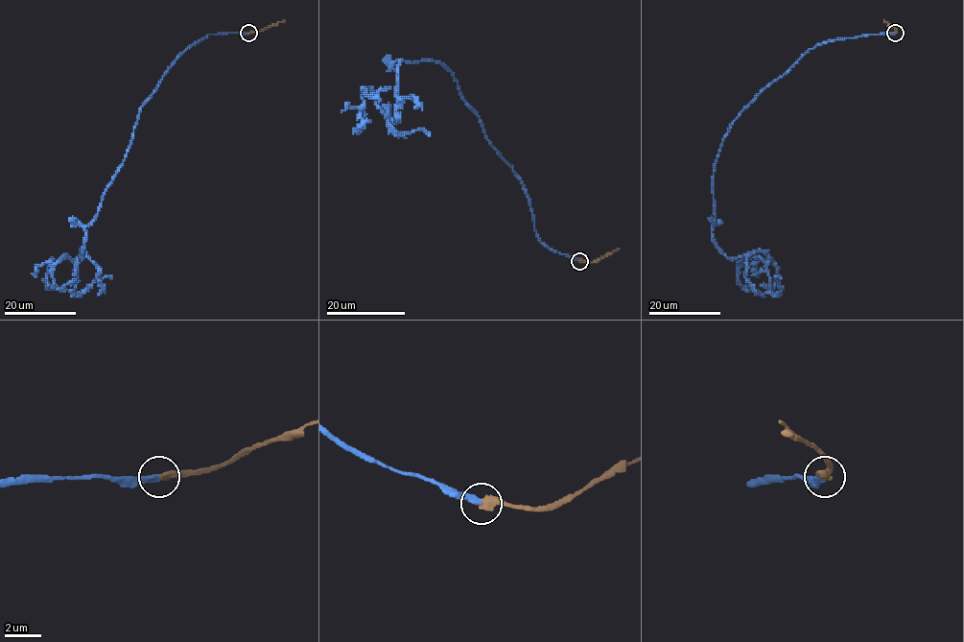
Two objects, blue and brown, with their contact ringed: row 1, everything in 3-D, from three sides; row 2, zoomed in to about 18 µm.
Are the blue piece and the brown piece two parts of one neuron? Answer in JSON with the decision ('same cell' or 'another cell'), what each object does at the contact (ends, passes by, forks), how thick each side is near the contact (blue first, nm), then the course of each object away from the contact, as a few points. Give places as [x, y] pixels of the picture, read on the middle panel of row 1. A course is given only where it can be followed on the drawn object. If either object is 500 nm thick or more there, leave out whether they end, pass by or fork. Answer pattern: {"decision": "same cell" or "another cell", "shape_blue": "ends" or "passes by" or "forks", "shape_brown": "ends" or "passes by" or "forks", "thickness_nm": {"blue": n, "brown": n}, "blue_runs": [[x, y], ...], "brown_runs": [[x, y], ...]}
{"decision": "same cell", "shape_blue": "ends", "shape_brown": "ends", "thickness_nm": {"blue": 300, "brown": 440}, "blue_runs": [[579, 261], [541, 241], [523, 182], [442, 63], [401, 59], [395, 120], [368, 88], [358, 132], [361, 111]], "brown_runs": [[579, 261], [595, 262], [619, 249]]}

